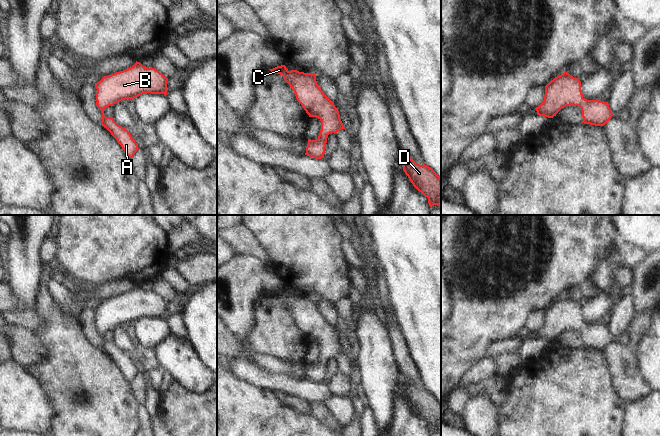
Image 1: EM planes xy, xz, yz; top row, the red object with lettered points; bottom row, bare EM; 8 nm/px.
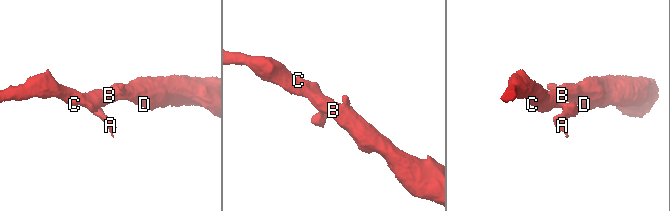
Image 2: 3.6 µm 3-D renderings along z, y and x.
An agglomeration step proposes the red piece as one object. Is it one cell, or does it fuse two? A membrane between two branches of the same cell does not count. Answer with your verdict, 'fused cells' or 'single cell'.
single cell

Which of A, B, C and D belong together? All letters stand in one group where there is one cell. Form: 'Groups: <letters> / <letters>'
Groups: A B C D.

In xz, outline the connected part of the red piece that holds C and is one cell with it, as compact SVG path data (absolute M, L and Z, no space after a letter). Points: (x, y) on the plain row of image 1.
M285 289L269 294L272 298L283 300L309 341L316 341L321 345L319 360L316 364L308 363L305 379L315 383L324 382L328 359L345 353L334 326L323 317L313 297L289 295Z

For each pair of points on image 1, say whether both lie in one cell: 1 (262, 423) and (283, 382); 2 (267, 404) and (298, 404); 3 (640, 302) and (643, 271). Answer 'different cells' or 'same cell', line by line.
1: different cells
2: different cells
3: same cell

